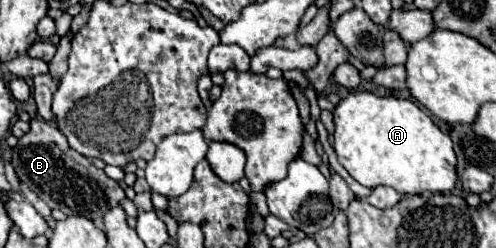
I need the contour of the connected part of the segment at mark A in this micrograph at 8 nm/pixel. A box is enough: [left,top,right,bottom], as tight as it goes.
[333,91,457,195]

